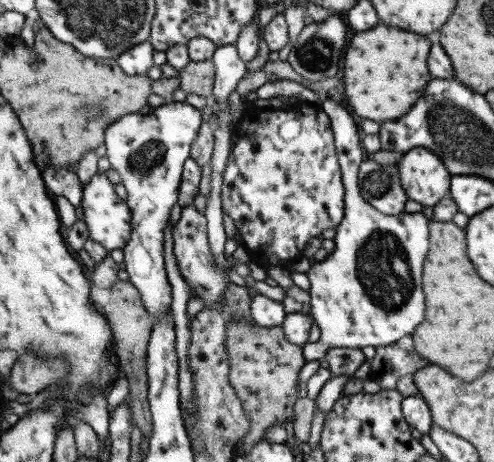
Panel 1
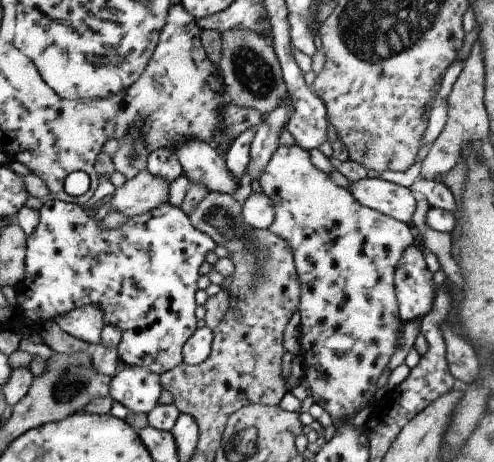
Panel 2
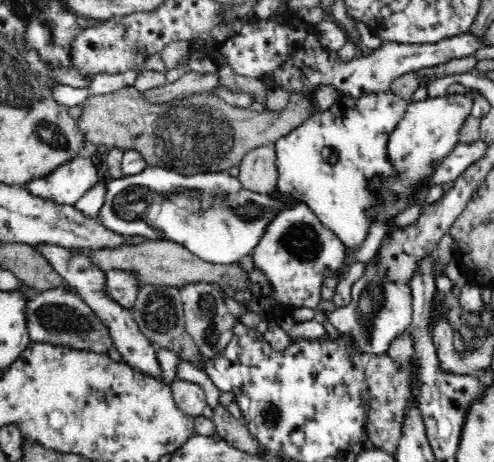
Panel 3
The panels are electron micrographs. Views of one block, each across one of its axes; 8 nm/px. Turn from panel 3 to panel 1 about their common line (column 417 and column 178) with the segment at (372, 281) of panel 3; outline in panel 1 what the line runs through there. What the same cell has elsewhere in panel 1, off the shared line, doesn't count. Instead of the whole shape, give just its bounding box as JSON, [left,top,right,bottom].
[107,102,207,328]

